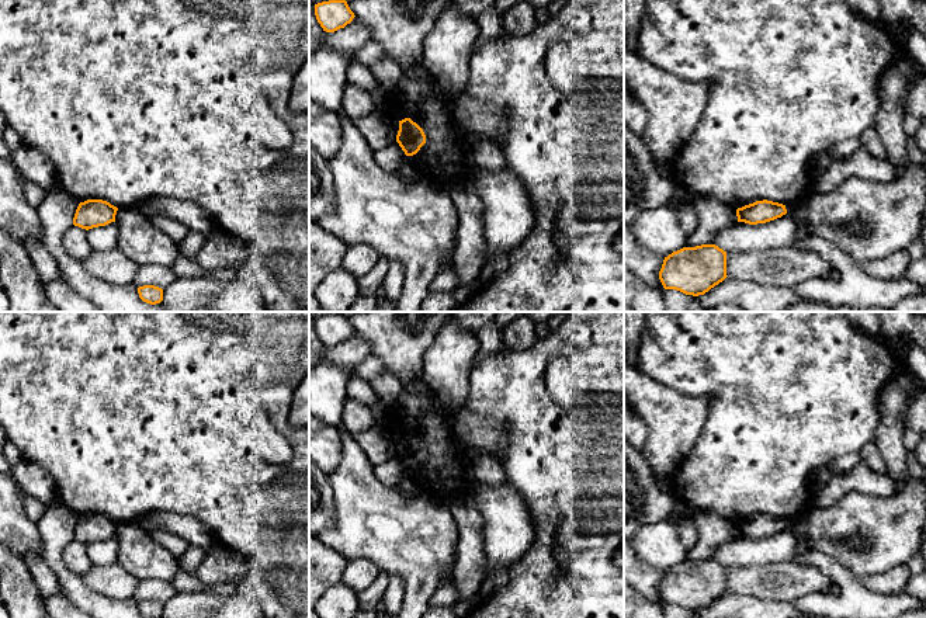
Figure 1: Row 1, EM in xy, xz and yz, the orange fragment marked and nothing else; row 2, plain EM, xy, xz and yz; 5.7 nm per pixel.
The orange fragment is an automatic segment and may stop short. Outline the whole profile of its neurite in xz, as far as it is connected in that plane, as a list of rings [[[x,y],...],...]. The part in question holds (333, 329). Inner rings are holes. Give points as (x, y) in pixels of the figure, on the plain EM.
[[[329,315],[315,319],[315,330],[323,346],[344,343],[356,331],[346,315]]]

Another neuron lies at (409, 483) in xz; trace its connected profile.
[[[406,471],[396,487],[403,494],[417,496],[423,493],[417,475],[412,471]]]

